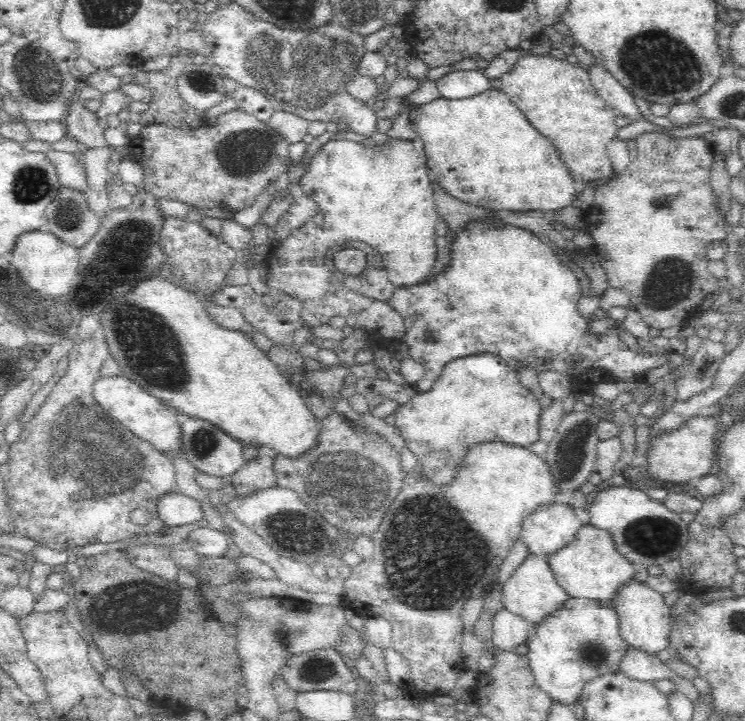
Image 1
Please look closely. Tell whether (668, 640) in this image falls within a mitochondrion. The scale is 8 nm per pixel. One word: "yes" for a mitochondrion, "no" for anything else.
no

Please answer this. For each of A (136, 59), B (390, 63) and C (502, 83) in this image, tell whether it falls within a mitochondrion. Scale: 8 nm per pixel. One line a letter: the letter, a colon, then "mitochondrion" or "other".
A: other
B: other
C: other

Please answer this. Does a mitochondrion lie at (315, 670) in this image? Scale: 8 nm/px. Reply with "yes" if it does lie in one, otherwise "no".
yes

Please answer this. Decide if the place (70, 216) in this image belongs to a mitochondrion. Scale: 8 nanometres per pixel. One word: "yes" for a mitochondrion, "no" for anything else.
yes

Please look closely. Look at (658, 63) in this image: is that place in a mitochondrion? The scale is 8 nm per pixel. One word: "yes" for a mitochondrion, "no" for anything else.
yes

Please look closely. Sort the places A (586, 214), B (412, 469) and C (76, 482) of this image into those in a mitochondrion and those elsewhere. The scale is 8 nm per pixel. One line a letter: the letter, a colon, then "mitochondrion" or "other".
A: other
B: other
C: mitochondrion

